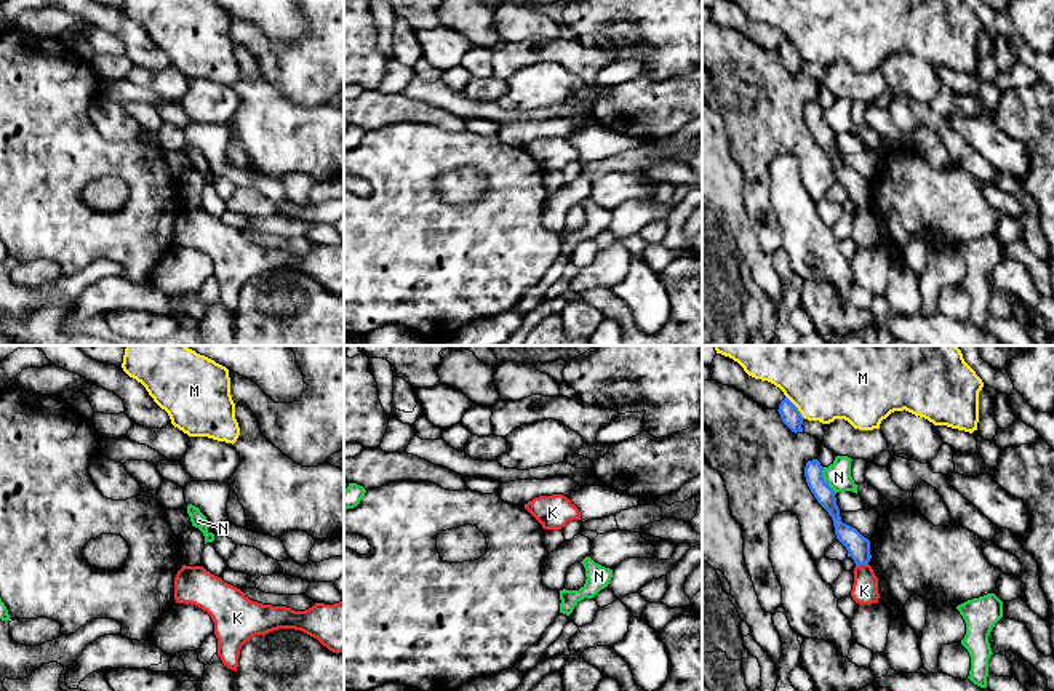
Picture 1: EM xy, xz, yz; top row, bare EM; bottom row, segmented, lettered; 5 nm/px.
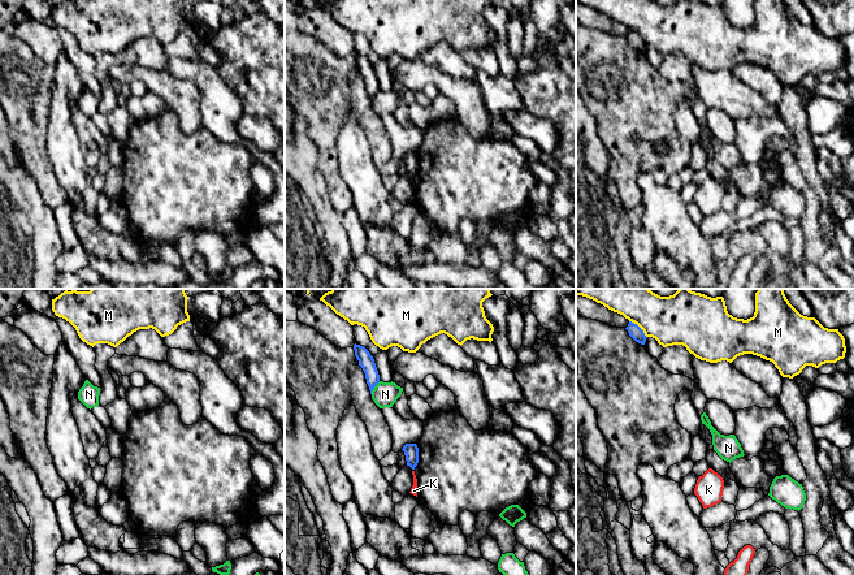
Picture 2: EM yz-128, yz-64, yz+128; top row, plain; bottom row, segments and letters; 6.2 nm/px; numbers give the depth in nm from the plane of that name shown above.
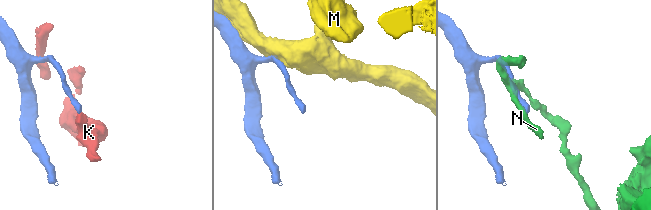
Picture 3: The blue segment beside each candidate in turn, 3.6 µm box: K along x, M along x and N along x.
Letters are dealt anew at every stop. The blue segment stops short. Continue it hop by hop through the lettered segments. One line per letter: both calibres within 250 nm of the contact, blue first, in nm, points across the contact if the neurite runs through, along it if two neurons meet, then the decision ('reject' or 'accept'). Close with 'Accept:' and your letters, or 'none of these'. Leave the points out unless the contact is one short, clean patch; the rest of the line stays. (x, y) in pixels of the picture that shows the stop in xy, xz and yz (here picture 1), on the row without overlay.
K: 120/130 nm | along yz (867, 203), (856, 208) | reject
M: 100/320 nm | reject
N: 100/130 nm | along yz (822, 109), (822, 119), (835, 135) | reject
Accept: none of these

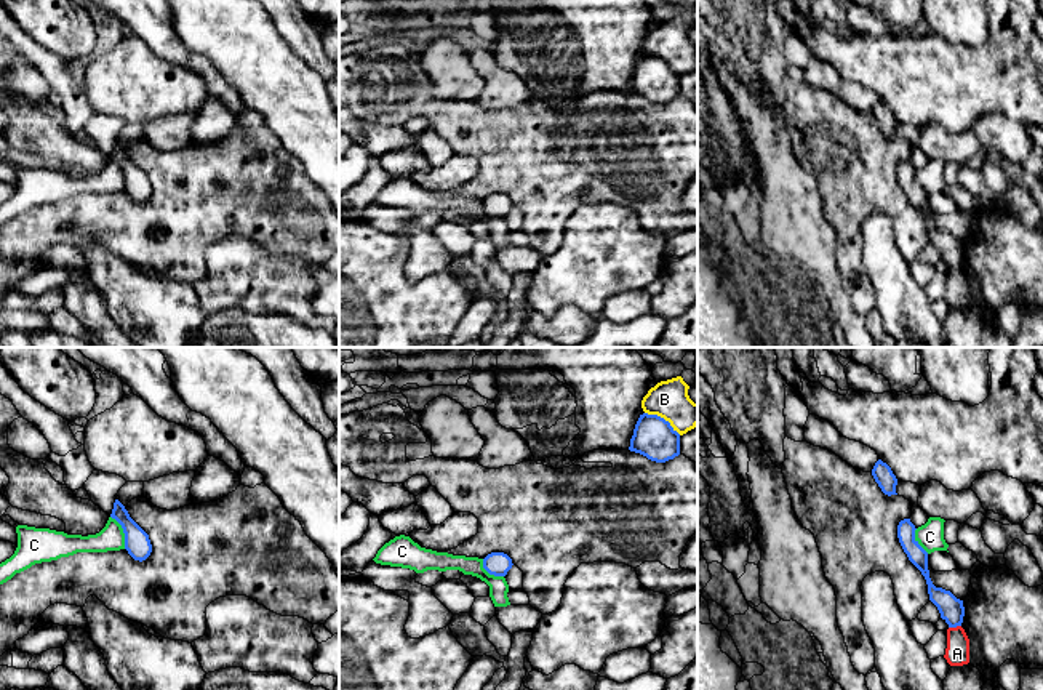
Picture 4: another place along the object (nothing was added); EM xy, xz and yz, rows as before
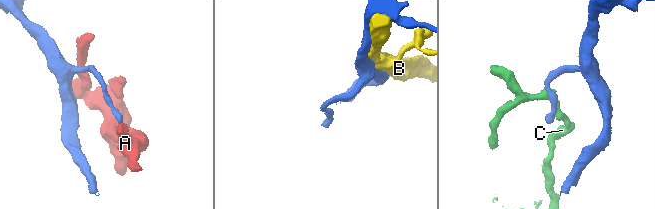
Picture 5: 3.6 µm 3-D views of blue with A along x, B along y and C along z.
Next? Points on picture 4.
A: 120/130 nm | along yz (960, 266), (949, 269) | reject
B: 200/190 nm | reject
C: 130/130 nm | along xy (111, 157), (122, 170), (125, 189) | reject
Accept: none of these

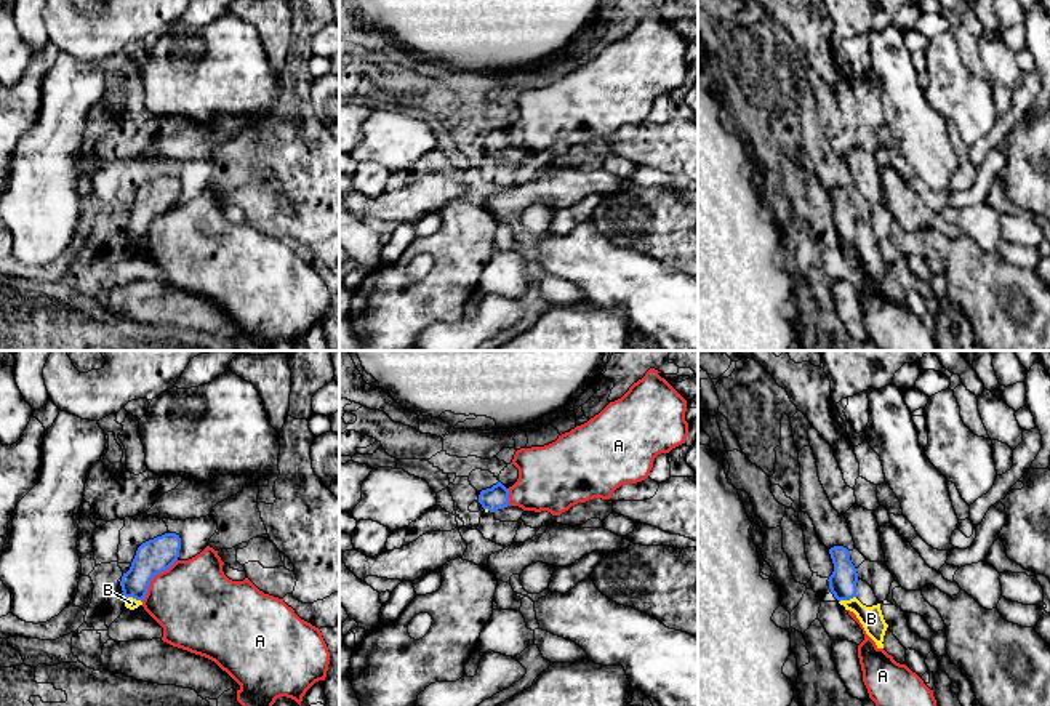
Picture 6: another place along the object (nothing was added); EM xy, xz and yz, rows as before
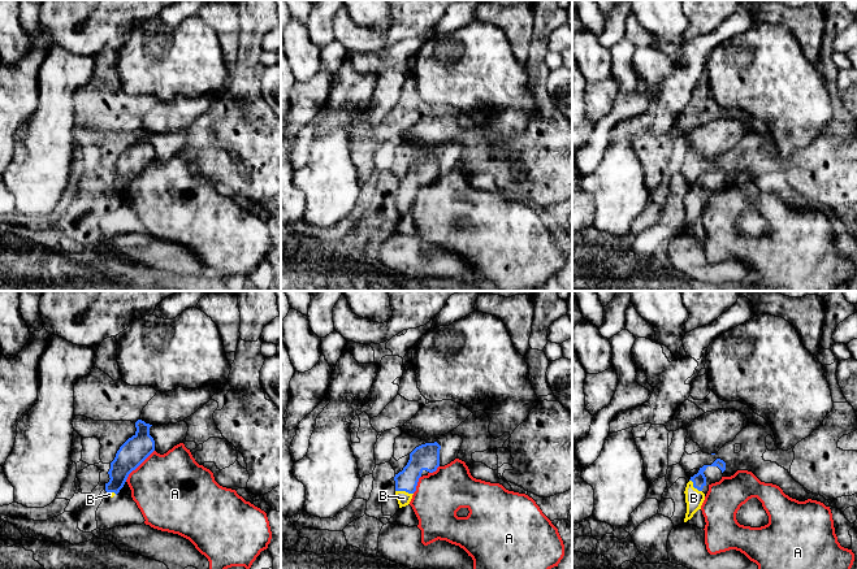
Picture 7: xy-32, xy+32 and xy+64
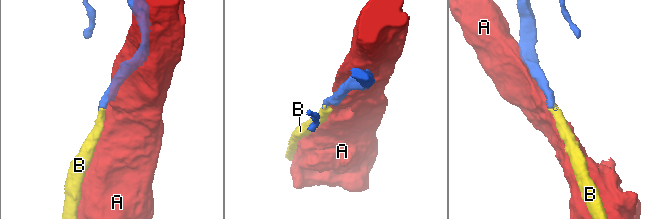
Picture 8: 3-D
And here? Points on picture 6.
A: 170/400 nm | reject
B: 170/60 nm | across xy (154, 197), (135, 223), (133, 239), (130, 244) | accept
Accept: B

